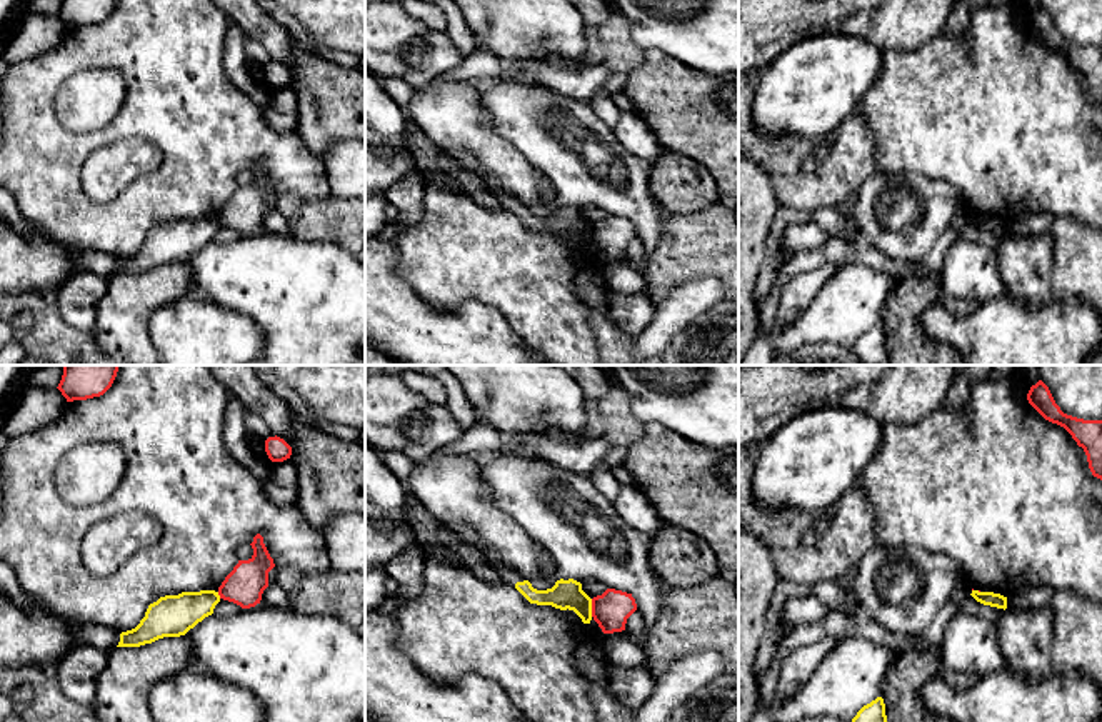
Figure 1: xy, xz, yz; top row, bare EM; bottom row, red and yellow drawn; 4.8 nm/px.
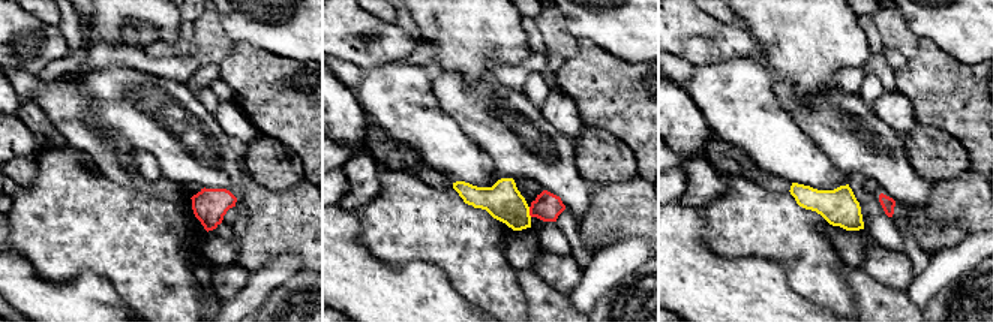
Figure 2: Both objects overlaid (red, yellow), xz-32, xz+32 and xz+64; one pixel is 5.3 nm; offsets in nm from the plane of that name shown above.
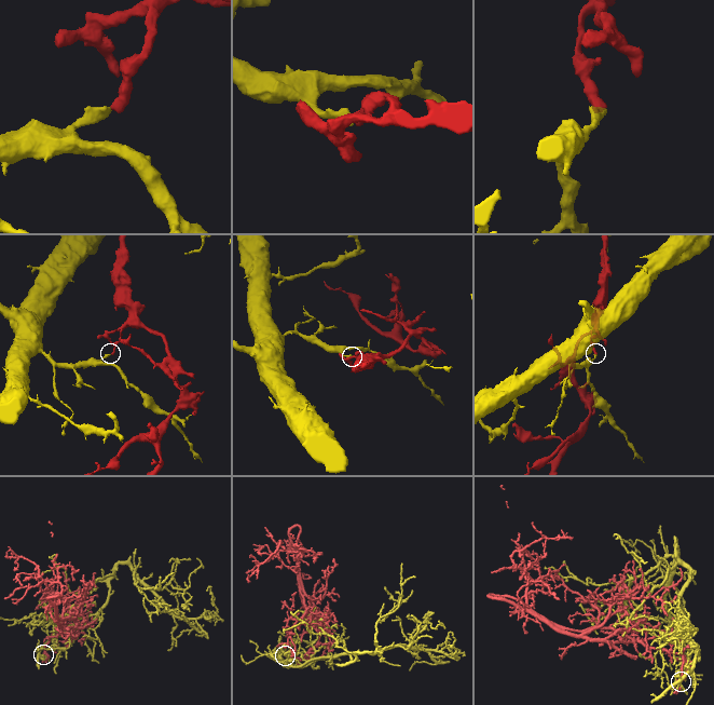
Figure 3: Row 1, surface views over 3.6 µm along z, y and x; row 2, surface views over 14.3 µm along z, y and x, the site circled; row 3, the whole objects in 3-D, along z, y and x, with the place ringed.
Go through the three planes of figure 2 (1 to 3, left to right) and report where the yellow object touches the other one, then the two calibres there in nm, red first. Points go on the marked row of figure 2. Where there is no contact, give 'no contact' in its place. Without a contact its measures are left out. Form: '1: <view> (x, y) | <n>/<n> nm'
1: no contact
2: xz+32 (530, 211) | 150/200 nm
3: no contact

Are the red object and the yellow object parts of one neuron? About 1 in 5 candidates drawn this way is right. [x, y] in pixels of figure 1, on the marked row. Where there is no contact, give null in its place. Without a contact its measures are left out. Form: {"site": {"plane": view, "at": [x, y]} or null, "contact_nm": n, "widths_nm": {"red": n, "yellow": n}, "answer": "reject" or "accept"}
{"site": {"plane": "xz", "at": [592, 607]}, "contact_nm": 90, "widths_nm": {"red": 180, "yellow": 140}, "answer": "reject"}

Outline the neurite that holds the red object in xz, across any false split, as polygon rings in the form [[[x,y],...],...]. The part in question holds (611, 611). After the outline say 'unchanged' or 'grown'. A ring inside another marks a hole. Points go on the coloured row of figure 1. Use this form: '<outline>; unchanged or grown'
[[[607,589],[592,599],[592,617],[604,634],[625,630],[627,619],[637,610],[632,594]]]; unchanged

